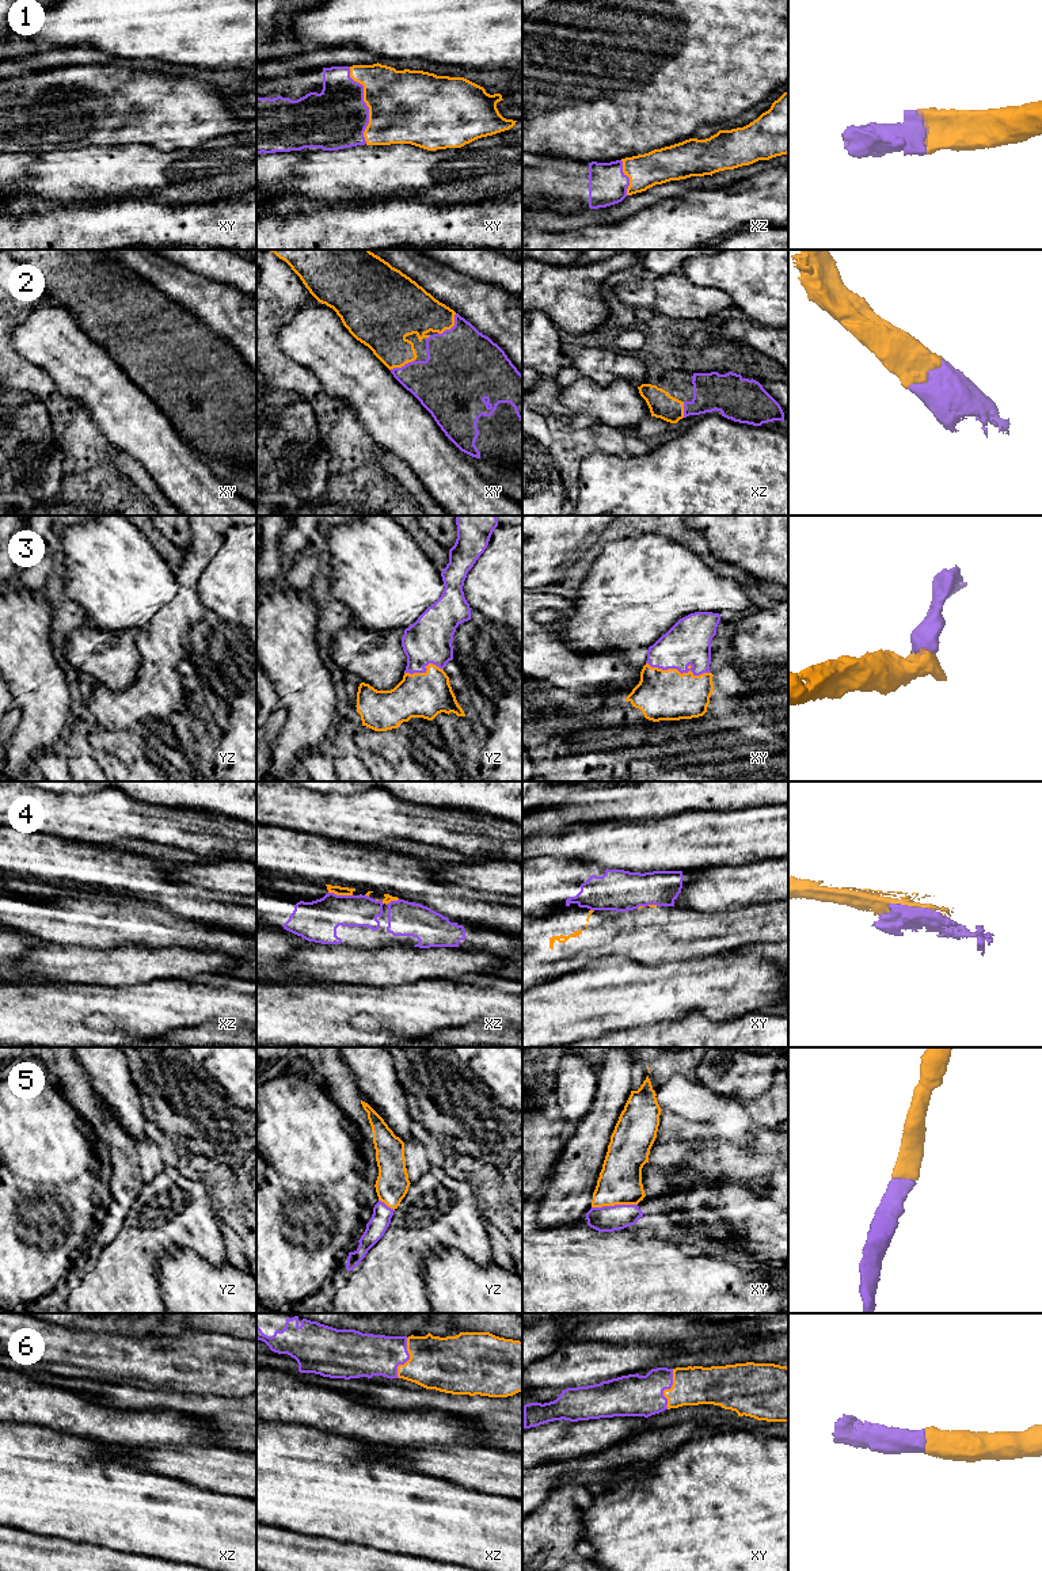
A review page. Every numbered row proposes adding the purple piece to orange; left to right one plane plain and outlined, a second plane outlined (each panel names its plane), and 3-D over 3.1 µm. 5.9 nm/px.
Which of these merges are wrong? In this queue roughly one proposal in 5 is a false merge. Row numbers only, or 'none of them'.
4

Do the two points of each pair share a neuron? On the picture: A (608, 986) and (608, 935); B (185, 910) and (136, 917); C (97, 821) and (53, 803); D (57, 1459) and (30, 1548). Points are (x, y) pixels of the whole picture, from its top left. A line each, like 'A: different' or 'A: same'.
A: different
B: different
C: same
D: different

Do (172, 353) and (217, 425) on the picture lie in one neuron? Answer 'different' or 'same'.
same

